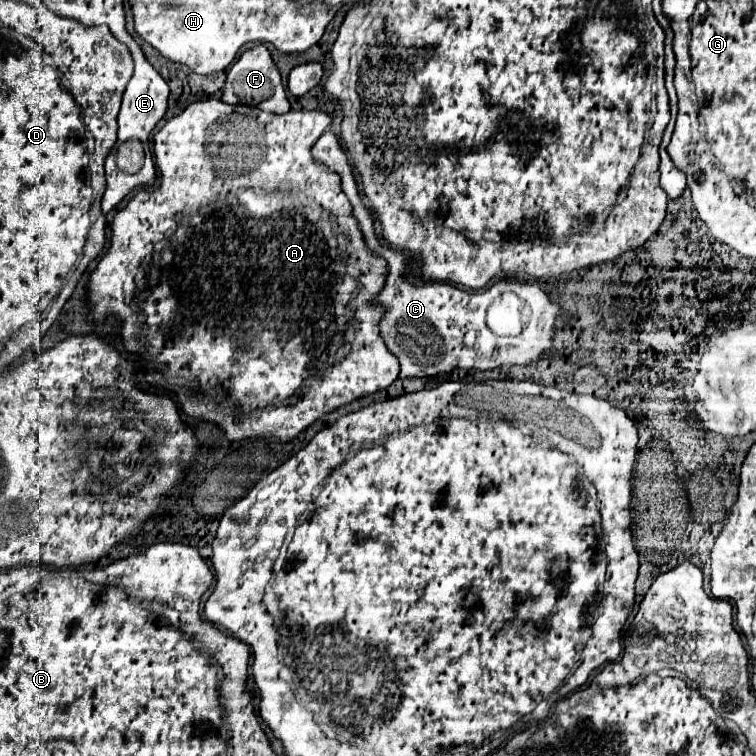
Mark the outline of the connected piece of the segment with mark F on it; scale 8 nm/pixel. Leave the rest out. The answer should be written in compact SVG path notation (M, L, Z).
M255 45L247 51L243 51L239 55L239 59L229 67L221 101L233 103L233 105L239 105L239 103L251 105L251 107L257 107L257 109L269 111L269 113L287 113L289 111L289 101L287 101L287 95L285 95L285 89L281 83L279 69L275 67L271 53L267 51L265 45Z

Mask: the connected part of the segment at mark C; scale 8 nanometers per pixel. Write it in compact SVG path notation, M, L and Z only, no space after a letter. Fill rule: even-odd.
M327 131L323 133L317 143L311 149L311 155L315 161L323 163L325 167L333 169L337 175L341 175L343 181L343 193L347 195L349 203L353 205L353 217L359 223L359 229L363 233L365 245L377 253L381 259L387 261L387 281L381 289L381 293L375 297L375 305L381 305L385 309L381 317L381 337L387 345L387 349L397 355L401 363L401 377L433 377L439 373L447 373L455 367L463 369L493 369L499 365L527 365L535 361L539 355L551 351L551 335L555 327L555 317L561 313L559 305L553 303L537 285L529 283L495 283L491 289L485 291L463 291L457 287L451 287L449 283L429 282L425 284L413 284L403 281L405 261L407 257L399 251L393 251L389 247L383 247L375 235L371 211L361 203L359 191L349 167L349 161L337 141L337 137ZM513 291L517 293L531 309L529 323L523 327L523 343L509 343L503 345L503 339L497 337L485 323L489 305L501 297L503 293Z

